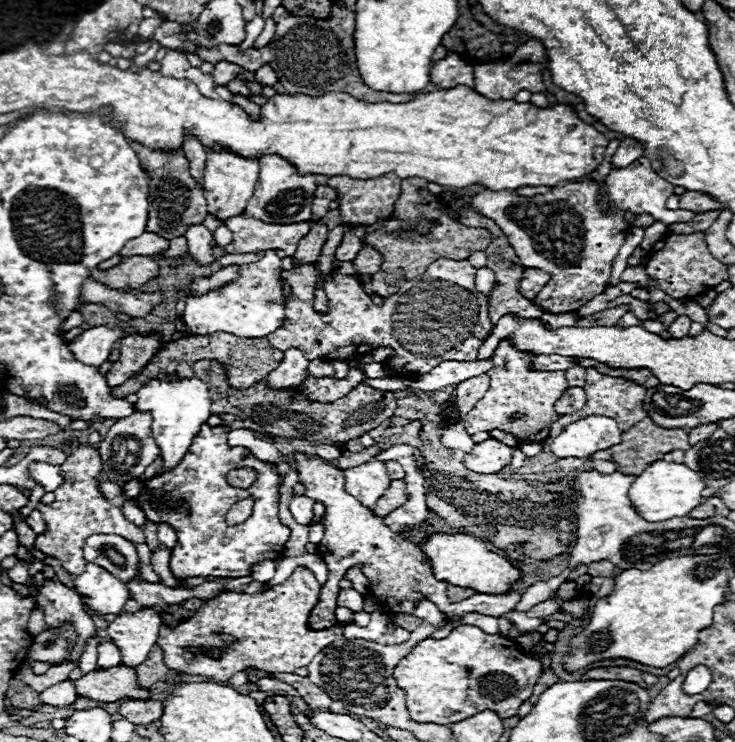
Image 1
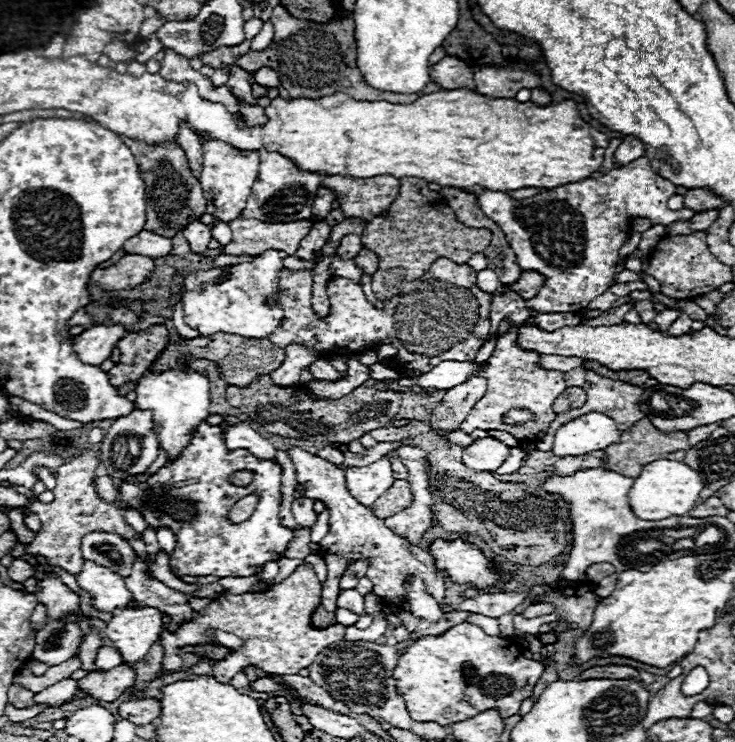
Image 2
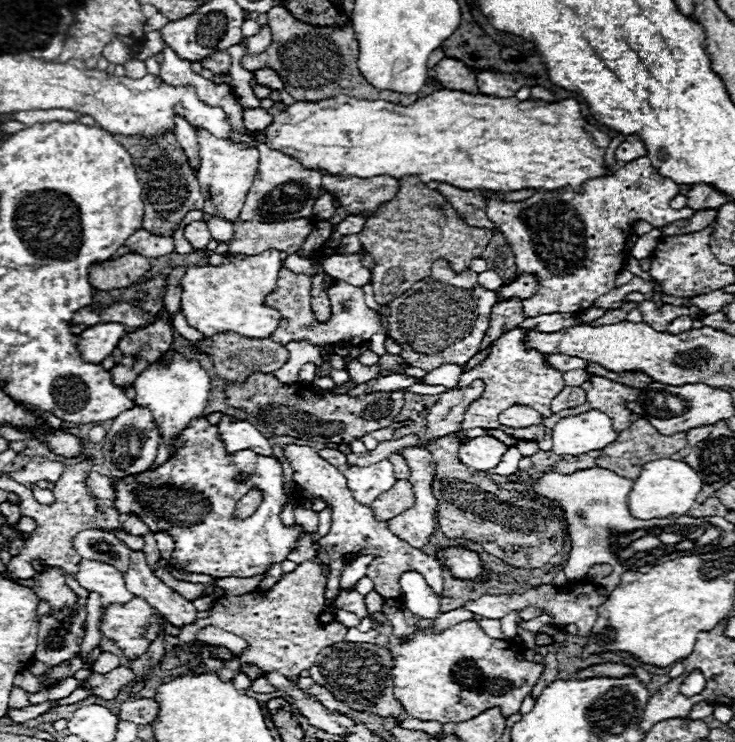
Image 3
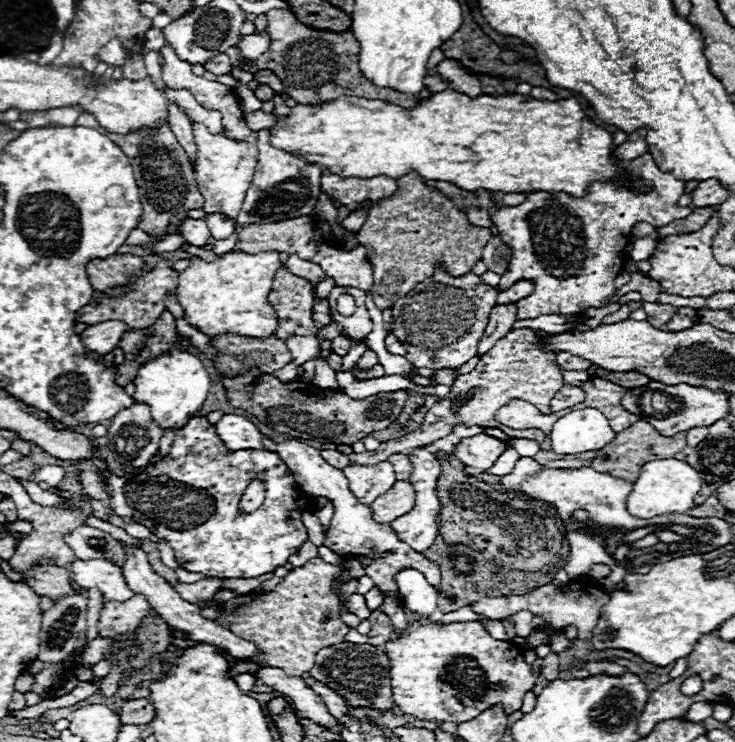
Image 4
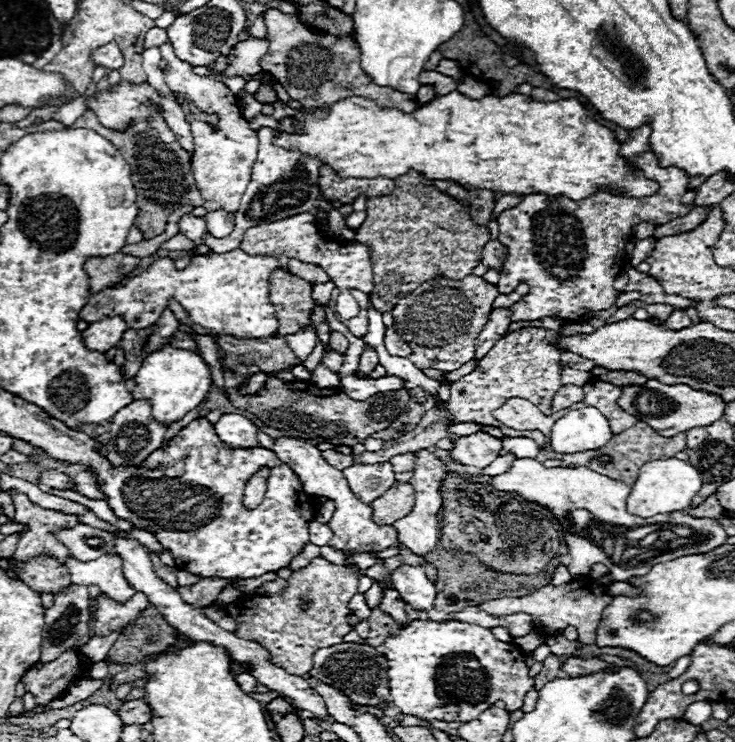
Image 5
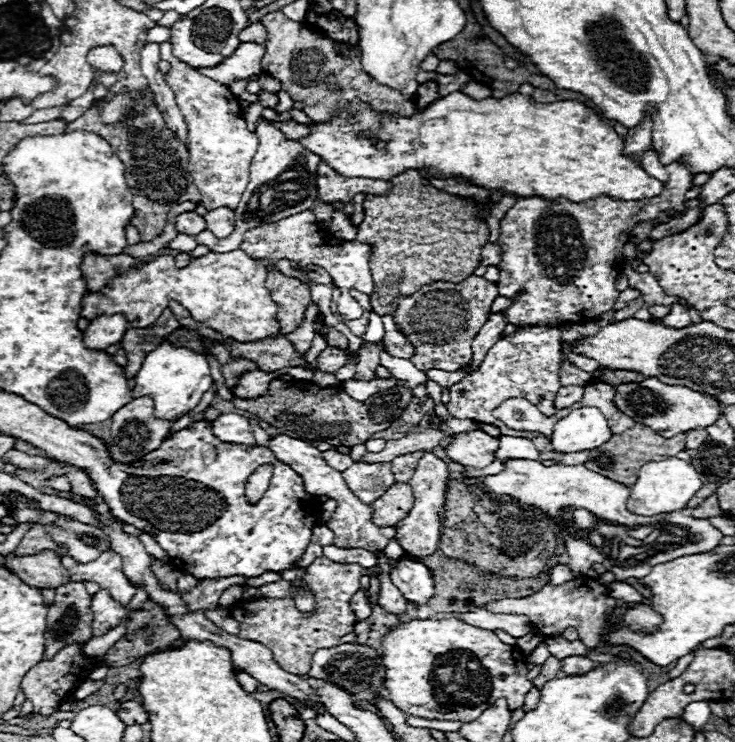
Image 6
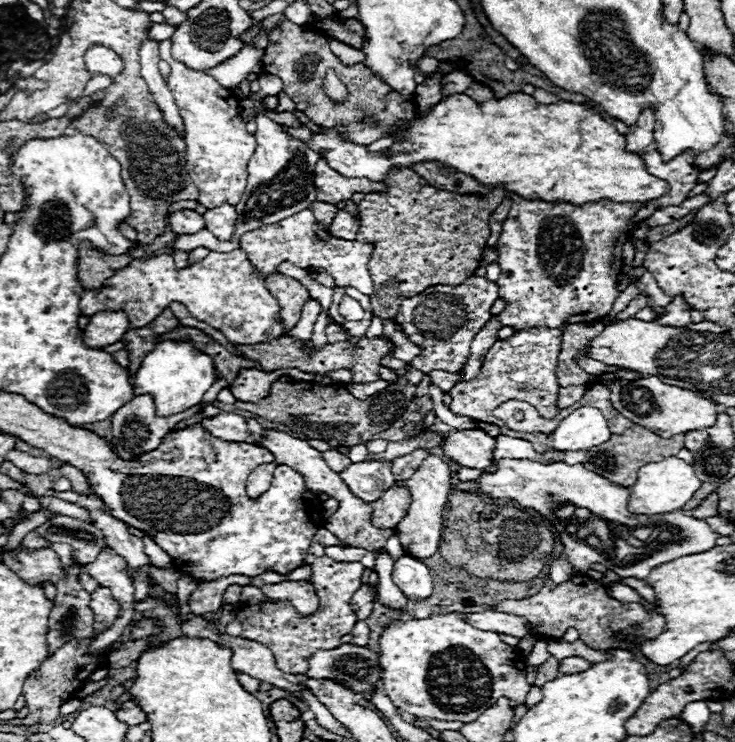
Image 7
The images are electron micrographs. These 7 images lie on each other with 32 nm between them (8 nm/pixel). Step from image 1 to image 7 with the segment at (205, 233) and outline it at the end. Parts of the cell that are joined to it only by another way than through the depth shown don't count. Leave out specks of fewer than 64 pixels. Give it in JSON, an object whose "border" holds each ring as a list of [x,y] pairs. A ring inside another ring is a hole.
{"border":[[[182,210],[182,212],[168,216],[168,224],[172,226],[176,234],[196,234],[202,228],[206,228],[204,216],[194,210]]]}

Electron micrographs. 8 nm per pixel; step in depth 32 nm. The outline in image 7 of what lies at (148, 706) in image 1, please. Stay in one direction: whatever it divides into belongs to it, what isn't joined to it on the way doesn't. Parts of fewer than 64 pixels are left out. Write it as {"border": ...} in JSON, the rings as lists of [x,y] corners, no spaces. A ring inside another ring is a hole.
{"border":[[[134,700],[122,702],[120,708],[116,710],[116,716],[118,716],[118,720],[124,720],[128,726],[146,722],[146,712],[144,712],[144,710],[138,706],[138,702],[134,702]]]}

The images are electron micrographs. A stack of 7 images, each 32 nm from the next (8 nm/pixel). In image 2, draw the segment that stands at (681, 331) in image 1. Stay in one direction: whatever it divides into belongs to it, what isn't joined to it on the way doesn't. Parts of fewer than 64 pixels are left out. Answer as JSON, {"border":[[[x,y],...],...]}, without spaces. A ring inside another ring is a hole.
{"border":[[[680,314],[668,328],[668,334],[670,336],[682,336],[682,334],[688,334],[690,332],[690,324],[692,320],[686,316],[686,314]]]}

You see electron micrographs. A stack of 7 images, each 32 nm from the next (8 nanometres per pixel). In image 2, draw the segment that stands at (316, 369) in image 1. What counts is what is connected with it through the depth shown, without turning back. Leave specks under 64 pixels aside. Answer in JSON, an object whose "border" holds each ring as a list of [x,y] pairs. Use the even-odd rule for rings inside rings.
{"border":[[[314,360],[310,364],[310,372],[314,378],[324,378],[324,380],[340,380],[342,378],[328,360]]]}

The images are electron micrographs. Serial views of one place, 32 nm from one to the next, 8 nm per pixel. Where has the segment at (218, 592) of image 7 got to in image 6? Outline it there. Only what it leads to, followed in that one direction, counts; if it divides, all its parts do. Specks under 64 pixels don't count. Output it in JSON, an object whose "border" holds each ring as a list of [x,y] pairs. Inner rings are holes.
{"border":[[[230,576],[230,578],[206,578],[202,584],[196,584],[190,592],[182,594],[182,600],[192,608],[192,610],[214,610],[218,608],[218,598],[220,594],[232,586],[232,584],[244,584],[246,578],[242,576]]]}

